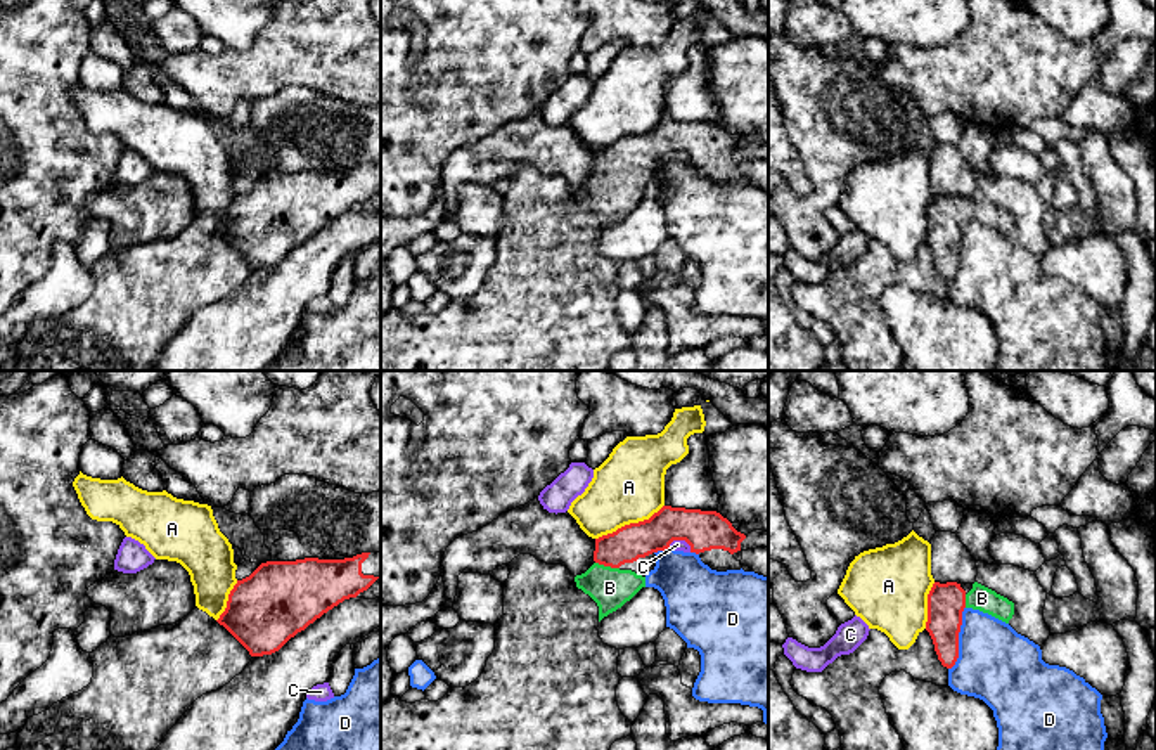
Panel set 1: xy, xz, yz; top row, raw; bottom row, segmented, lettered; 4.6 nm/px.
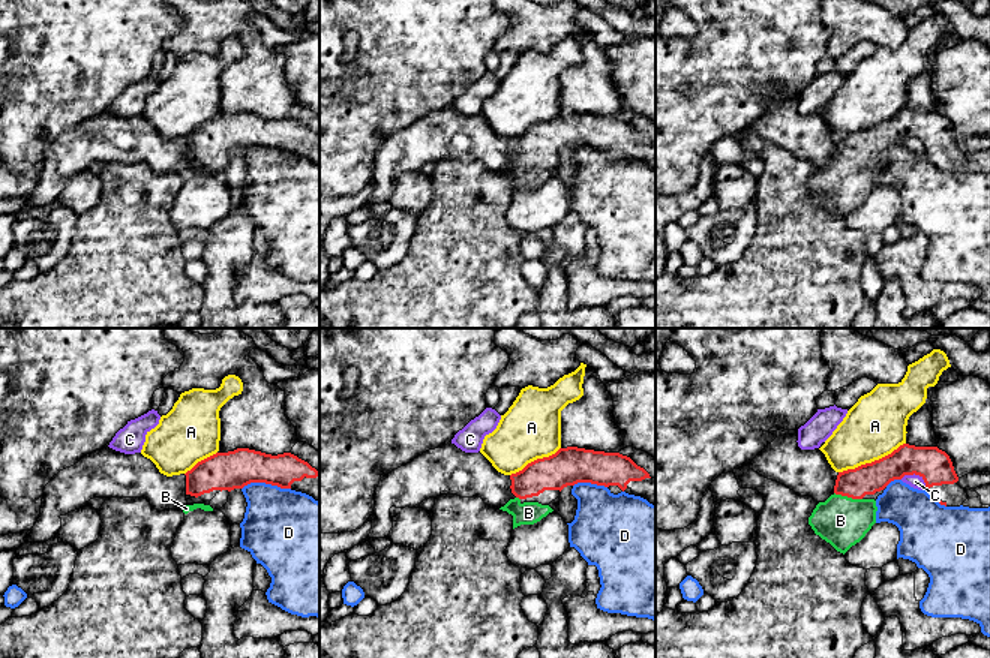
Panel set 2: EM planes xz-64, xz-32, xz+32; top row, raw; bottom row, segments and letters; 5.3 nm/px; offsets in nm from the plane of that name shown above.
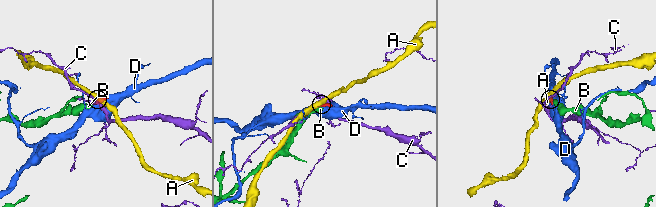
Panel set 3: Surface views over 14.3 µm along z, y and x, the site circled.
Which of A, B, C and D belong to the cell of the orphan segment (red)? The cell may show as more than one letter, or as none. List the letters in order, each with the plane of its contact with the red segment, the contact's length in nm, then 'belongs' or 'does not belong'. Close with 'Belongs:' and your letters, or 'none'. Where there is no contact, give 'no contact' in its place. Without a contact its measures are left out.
A: meets red in xz; contact 360 nm long; does not belong
B: meets red in xz; contact 120 nm long; belongs
C: meets red in xz; contact 120 nm long; does not belong
D: meets red in yz; contact 300 nm long; does not belong
Belongs: B

